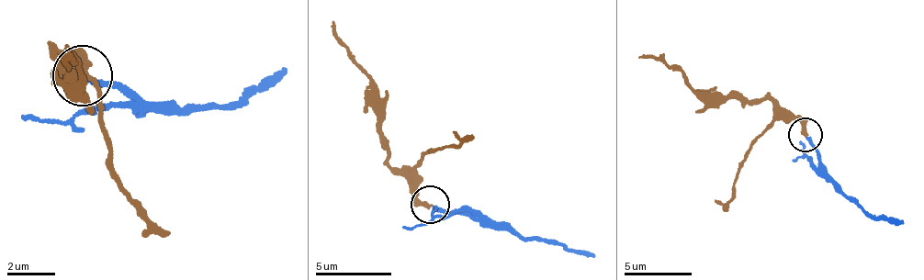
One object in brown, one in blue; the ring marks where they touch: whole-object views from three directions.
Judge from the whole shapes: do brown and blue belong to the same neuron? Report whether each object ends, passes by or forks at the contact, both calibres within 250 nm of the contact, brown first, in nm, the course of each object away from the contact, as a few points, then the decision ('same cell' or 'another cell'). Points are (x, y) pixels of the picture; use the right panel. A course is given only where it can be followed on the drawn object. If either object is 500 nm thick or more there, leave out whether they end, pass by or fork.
brown ends | blue ends | 260/240 nm | brown via (805, 136), (803, 124), (766, 97), (710, 101), (676, 68), (639, 55) | blue via (805, 136), (825, 173), (867, 216), (902, 221) | same cell

